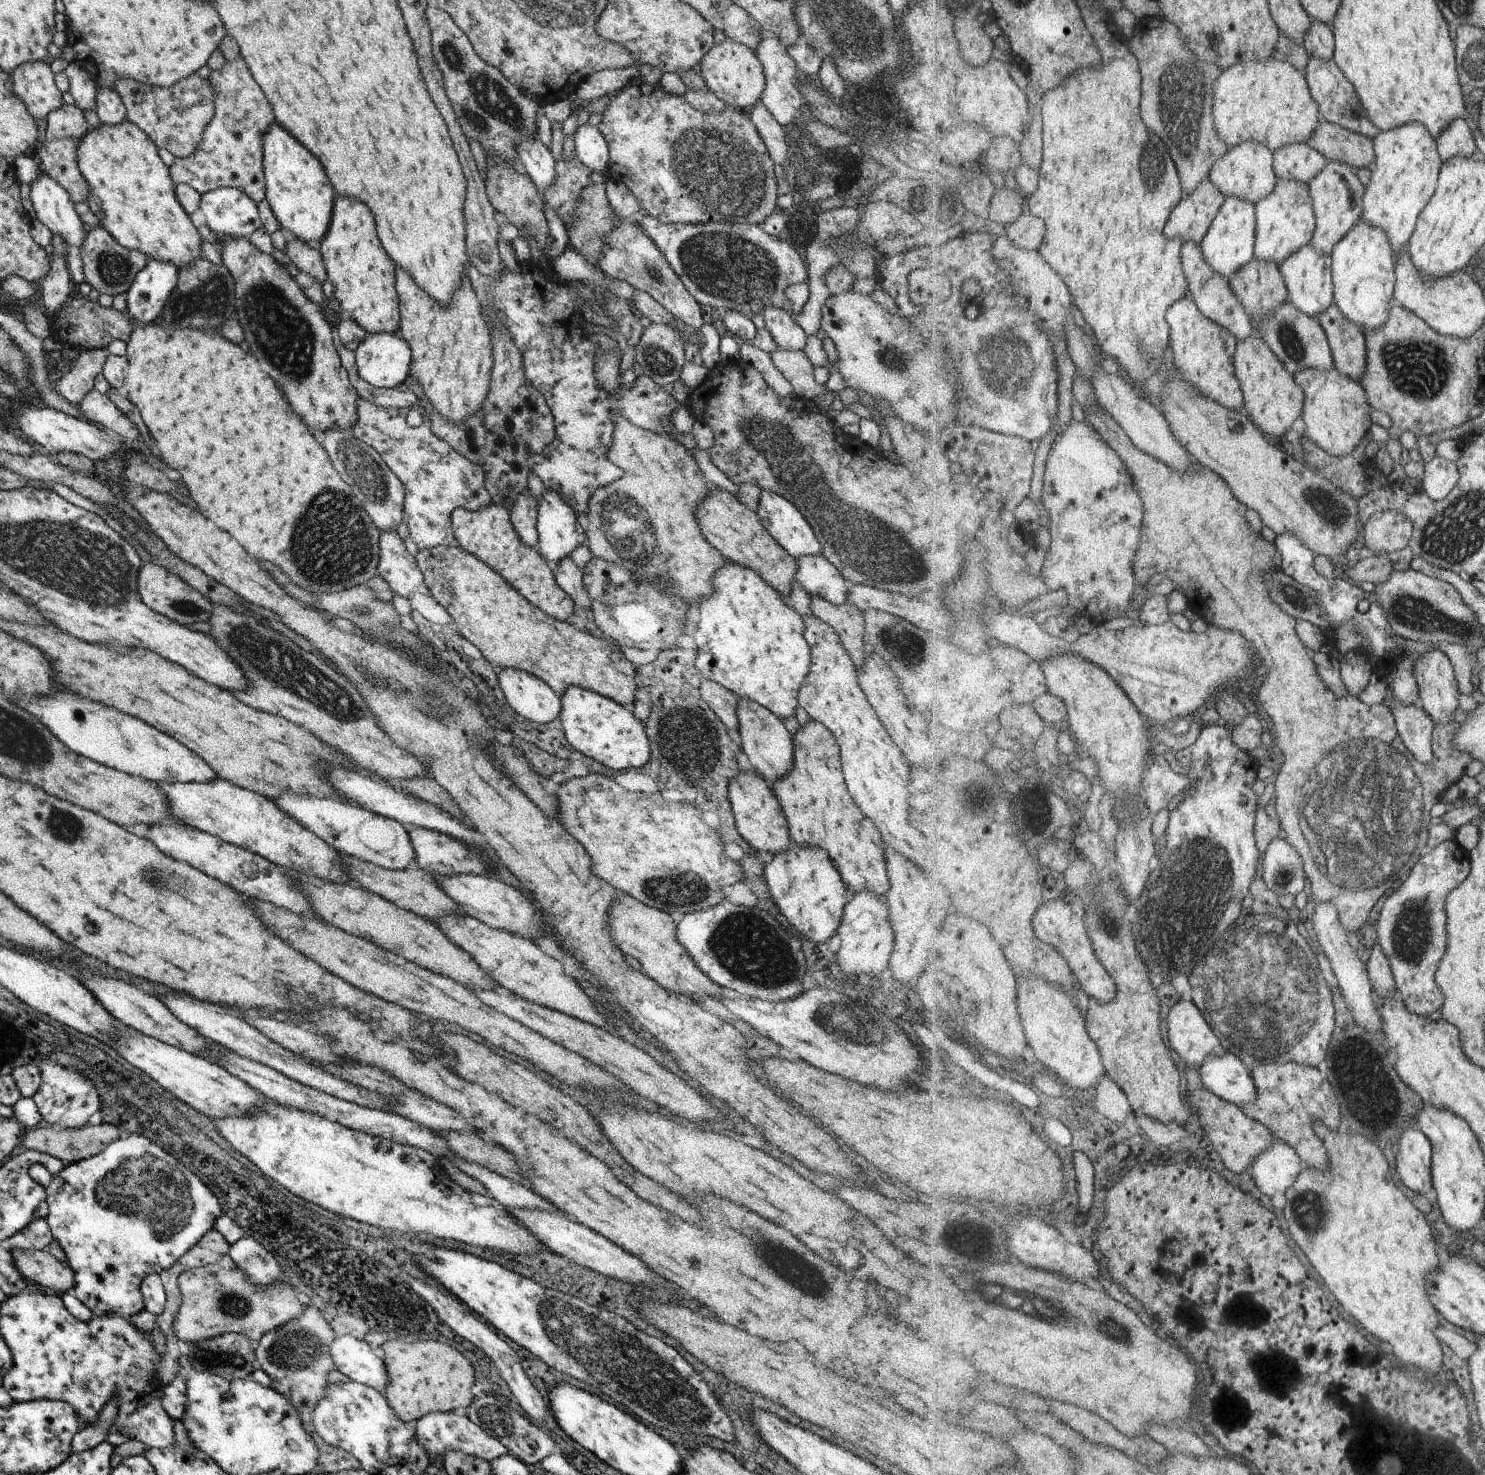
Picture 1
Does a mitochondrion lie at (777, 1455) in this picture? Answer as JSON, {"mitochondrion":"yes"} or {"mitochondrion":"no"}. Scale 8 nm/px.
{"mitochondrion":"no"}

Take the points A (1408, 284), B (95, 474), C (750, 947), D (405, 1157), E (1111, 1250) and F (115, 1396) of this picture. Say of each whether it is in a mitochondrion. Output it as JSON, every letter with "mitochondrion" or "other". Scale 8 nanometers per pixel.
{"A":"other","B":"other","C":"mitochondrion","D":"other","E":"other","F":"other"}

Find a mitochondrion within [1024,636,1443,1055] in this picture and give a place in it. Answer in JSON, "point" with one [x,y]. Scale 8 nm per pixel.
{"point":[1367,808]}

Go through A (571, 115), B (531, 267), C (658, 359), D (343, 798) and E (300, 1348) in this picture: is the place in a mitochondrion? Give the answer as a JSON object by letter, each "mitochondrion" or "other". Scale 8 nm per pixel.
{"A":"other","B":"other","C":"mitochondrion","D":"other","E":"mitochondrion"}

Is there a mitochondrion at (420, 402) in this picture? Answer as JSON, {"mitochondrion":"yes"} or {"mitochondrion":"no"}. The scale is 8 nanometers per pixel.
{"mitochondrion":"no"}

